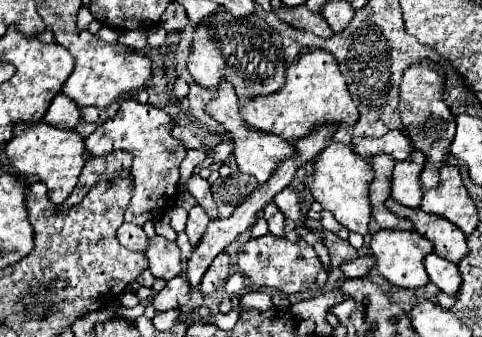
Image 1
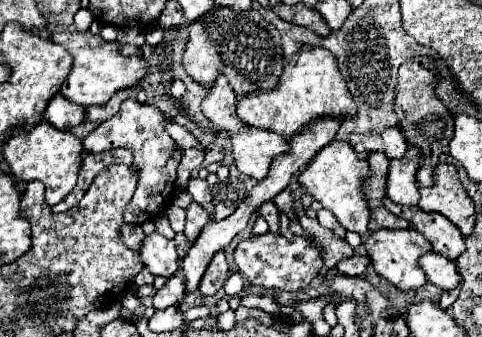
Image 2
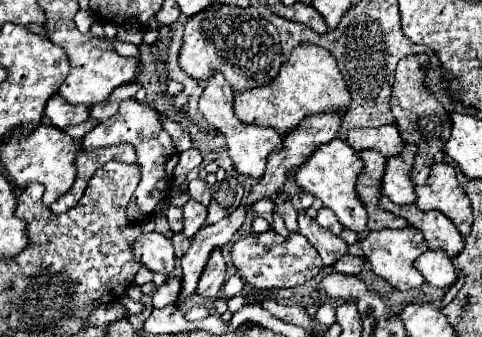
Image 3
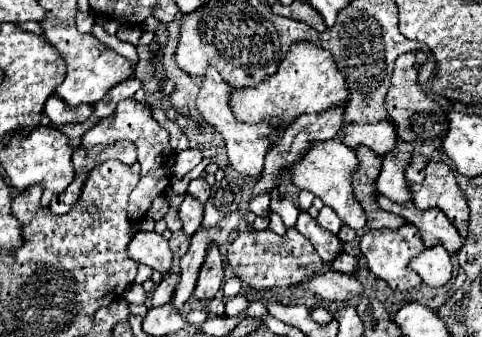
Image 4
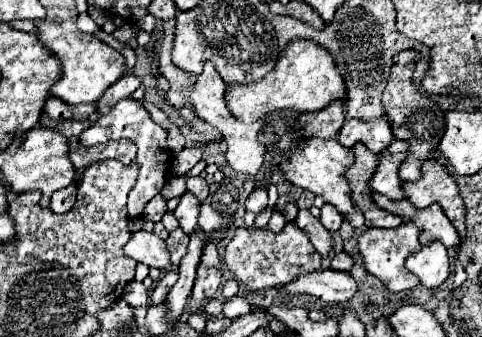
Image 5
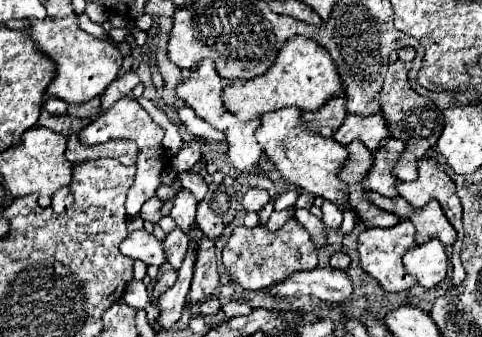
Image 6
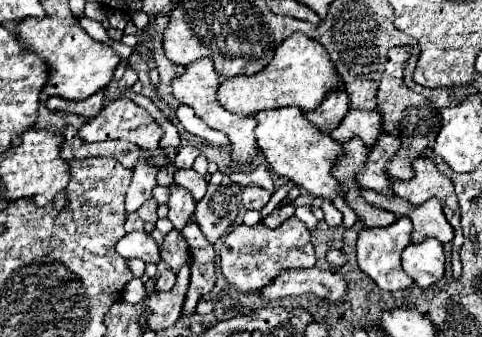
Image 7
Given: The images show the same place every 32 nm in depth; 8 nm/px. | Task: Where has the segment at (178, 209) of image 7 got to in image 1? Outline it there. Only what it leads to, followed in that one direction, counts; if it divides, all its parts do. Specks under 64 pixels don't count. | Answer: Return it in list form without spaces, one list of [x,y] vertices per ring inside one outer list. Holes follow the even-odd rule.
[[[198,204],[190,208],[188,222],[186,222],[186,234],[188,234],[188,240],[190,240],[192,246],[198,244],[198,240],[202,238],[208,222],[210,222],[210,216],[204,212],[204,208],[200,208]]]

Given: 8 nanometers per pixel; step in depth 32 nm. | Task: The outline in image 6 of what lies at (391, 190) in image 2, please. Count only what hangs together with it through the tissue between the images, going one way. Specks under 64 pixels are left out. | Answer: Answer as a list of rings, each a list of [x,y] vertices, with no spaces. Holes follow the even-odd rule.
[[[388,138],[384,140],[384,144],[372,154],[372,166],[366,172],[366,176],[362,178],[362,186],[364,190],[374,190],[374,192],[382,192],[388,198],[398,196],[394,184],[396,178],[392,176],[392,166],[398,160],[400,152],[404,150],[404,142],[398,138]]]

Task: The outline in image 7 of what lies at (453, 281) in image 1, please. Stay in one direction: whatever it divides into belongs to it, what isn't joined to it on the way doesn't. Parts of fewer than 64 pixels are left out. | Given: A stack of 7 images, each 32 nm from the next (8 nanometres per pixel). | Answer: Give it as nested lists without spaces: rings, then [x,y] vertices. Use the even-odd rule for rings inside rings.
[[[434,238],[420,244],[408,244],[402,252],[402,268],[420,288],[428,288],[444,274],[444,250]]]

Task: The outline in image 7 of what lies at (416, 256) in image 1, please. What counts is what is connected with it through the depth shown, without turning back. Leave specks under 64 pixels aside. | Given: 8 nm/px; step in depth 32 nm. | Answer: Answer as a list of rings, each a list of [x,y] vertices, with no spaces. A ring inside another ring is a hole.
[[[400,216],[394,224],[384,226],[384,228],[362,228],[360,230],[358,242],[356,242],[358,266],[364,274],[368,274],[376,282],[380,290],[400,290],[400,288],[408,288],[414,284],[414,280],[402,270],[402,264],[400,264],[400,254],[410,244],[410,232],[412,232],[412,224],[404,216]]]

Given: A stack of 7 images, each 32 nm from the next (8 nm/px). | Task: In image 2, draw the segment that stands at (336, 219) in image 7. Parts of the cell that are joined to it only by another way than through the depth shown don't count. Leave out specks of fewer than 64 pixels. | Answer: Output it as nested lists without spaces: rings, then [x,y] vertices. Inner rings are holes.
[[[326,208],[319,210],[317,212],[317,220],[324,228],[336,232],[336,235],[341,238],[345,237],[346,229],[343,226],[340,226],[340,222],[334,218],[334,214],[332,214],[330,210],[326,210]]]

